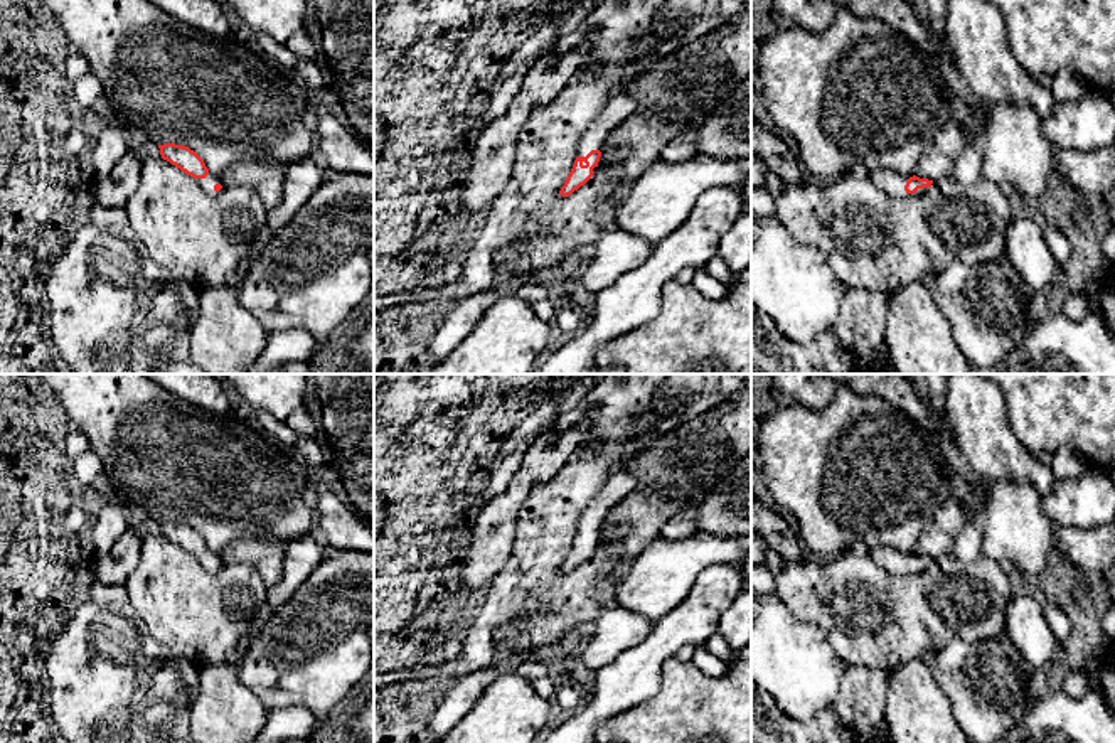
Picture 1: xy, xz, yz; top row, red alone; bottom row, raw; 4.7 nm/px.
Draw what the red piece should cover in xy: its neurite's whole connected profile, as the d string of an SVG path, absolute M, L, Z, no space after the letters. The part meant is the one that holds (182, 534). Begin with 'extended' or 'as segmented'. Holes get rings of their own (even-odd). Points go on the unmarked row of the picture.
extended | M165 521L158 522L163 537L170 539L187 553L194 554L200 566L209 573L217 573L224 563L217 551L212 551L204 537L189 524Z

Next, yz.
extended | M876 546L871 549L874 563L881 564L893 575L921 573L931 564L933 558L920 556L910 551L898 551L886 546Z

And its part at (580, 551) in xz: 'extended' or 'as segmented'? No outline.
extended

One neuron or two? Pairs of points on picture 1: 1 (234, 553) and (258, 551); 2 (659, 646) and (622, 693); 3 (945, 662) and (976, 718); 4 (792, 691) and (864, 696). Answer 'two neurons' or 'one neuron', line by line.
1: one neuron
2: one neuron
3: one neuron
4: two neurons

